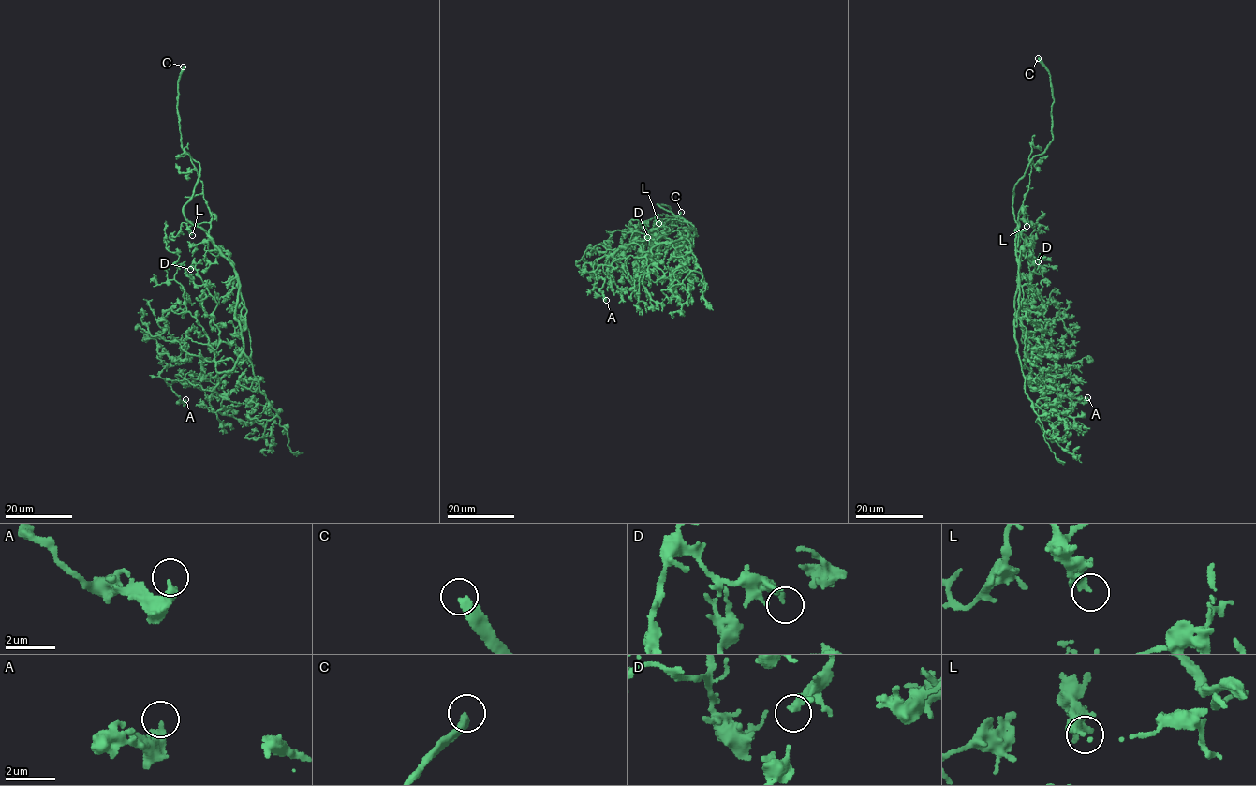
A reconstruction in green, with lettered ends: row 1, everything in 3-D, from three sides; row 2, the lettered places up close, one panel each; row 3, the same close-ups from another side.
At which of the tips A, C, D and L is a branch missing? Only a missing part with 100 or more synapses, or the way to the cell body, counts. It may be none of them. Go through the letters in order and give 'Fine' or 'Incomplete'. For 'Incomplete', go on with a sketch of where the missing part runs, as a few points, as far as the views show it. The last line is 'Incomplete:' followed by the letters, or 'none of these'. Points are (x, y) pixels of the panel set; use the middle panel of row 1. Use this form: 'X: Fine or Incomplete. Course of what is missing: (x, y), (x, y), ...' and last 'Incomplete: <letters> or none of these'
A: Fine
C: Incomplete. Course of what is missing: (681, 212), (685, 200)
D: Fine
L: Fine
Incomplete: C

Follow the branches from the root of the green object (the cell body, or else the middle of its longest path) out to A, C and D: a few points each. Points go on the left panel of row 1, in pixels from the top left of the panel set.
A: (235, 314), (243, 352), (215, 377), (212, 391), (165, 379), (178, 402), (185, 399)
C: (235, 314), (238, 287), (234, 265), (184, 212), (199, 166), (181, 144), (178, 81), (183, 66)
D: (235, 314), (243, 352), (230, 370), (218, 372), (217, 303), (194, 263), (190, 269)

